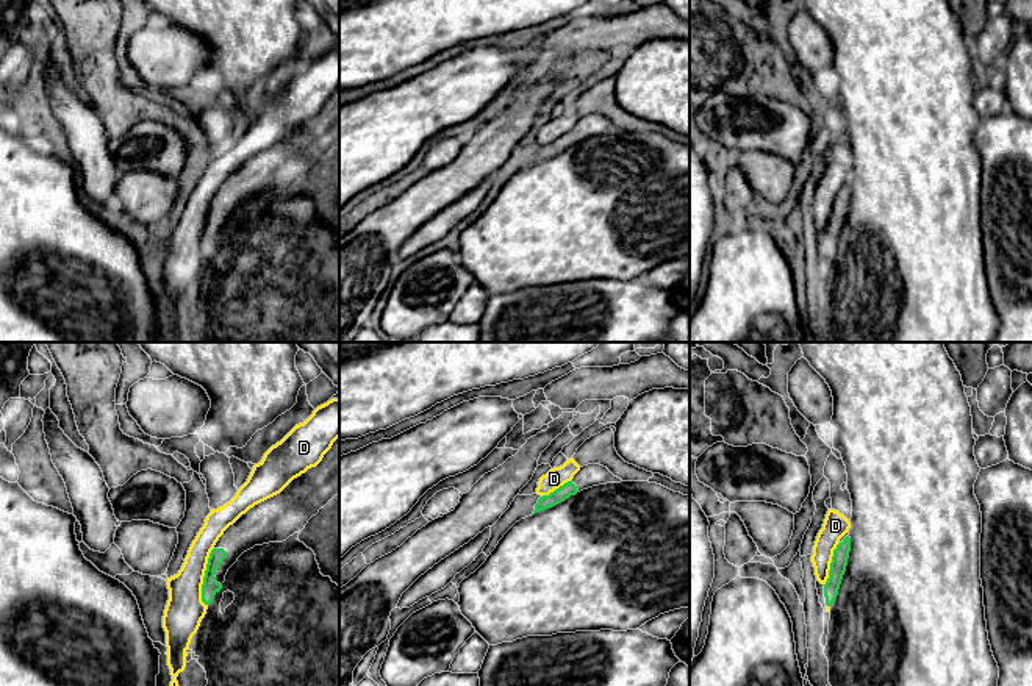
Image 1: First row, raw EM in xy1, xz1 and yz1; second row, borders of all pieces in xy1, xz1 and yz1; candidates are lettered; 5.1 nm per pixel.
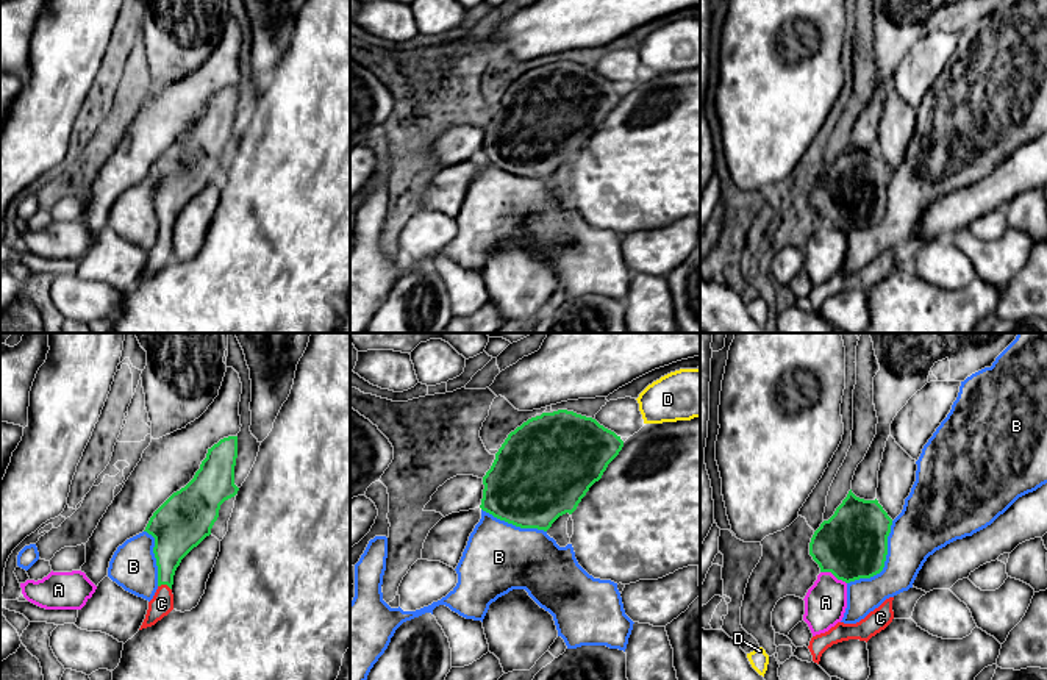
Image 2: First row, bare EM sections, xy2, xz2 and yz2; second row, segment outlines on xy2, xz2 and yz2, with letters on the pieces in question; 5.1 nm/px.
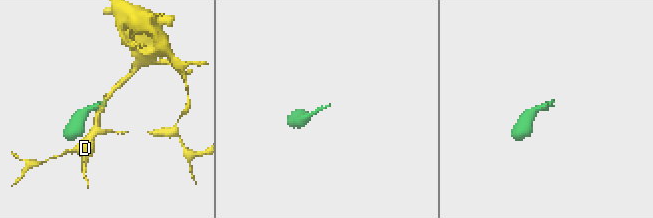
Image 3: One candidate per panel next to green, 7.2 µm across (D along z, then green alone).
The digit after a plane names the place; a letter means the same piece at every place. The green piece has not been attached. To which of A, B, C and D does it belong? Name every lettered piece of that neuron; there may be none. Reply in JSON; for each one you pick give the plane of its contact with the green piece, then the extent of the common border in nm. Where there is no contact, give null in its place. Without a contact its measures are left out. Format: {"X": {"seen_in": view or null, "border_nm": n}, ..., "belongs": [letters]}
{"C": {"seen_in": "xy2", "border_nm": 80}, "belongs": ["C"]}

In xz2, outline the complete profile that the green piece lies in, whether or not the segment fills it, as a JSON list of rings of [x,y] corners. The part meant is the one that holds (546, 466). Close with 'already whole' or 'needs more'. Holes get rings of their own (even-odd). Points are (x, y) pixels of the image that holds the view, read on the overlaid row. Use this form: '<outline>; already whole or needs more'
[[[567,410],[542,413],[508,435],[483,477],[480,508],[520,528],[547,531],[563,514],[572,514],[589,488],[619,455],[624,441],[595,419]]]; already whole

